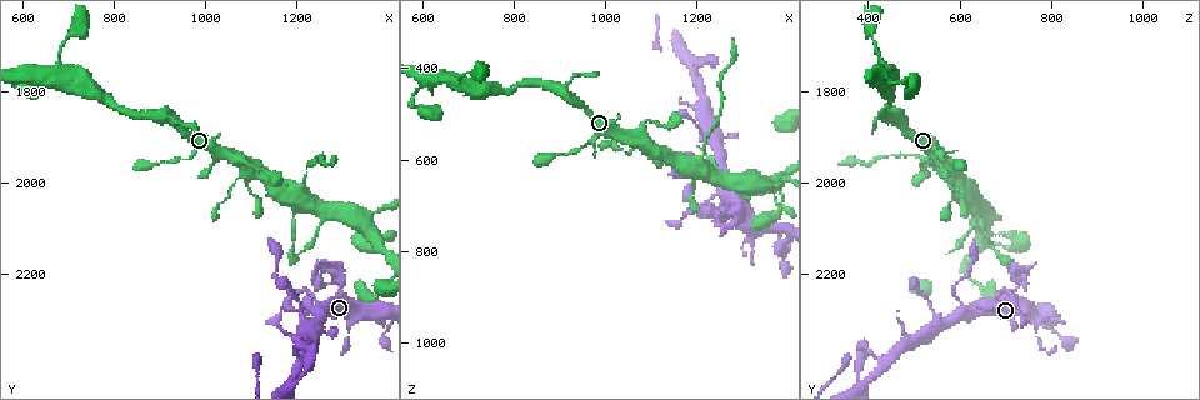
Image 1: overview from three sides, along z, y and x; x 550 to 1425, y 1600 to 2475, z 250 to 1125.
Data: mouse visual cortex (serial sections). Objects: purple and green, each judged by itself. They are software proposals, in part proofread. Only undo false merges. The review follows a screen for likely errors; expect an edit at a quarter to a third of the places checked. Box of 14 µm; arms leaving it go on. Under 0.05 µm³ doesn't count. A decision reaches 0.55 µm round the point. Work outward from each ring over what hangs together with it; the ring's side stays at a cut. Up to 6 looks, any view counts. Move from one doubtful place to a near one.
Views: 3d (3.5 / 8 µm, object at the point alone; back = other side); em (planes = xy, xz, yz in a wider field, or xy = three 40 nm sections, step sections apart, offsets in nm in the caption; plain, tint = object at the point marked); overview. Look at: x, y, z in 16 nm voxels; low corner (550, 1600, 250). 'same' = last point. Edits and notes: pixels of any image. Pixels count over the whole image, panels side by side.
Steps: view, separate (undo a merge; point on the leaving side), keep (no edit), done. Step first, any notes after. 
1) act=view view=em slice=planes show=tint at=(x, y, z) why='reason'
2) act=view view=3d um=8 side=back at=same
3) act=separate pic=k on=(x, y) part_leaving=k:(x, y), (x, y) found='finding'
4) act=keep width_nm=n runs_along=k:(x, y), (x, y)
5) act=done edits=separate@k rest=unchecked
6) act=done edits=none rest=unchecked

act=view view=em slice=planes show=tint at=(950, 1950, 570)

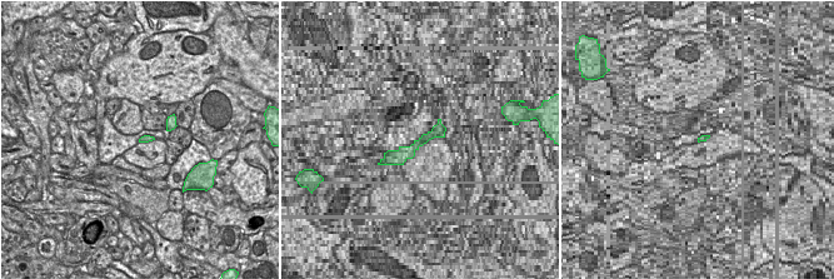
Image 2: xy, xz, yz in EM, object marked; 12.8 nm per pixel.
act=view view=3d um=3.5 at=same why='see where the arms go'

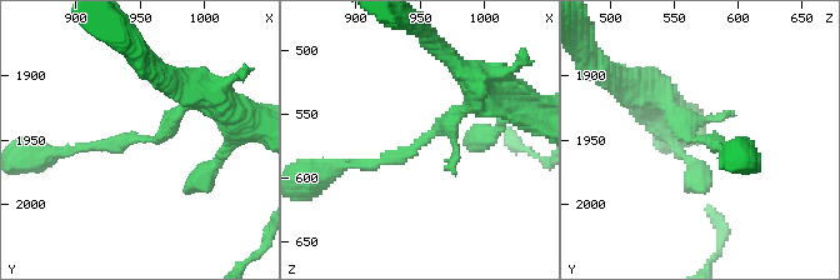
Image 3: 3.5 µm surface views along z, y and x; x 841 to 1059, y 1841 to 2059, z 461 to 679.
act=keep found='continuous, no second cell'

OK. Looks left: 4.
act=view view=3d um=3.5 at=(690, 1755, 435) why='thin arm on a thick one'

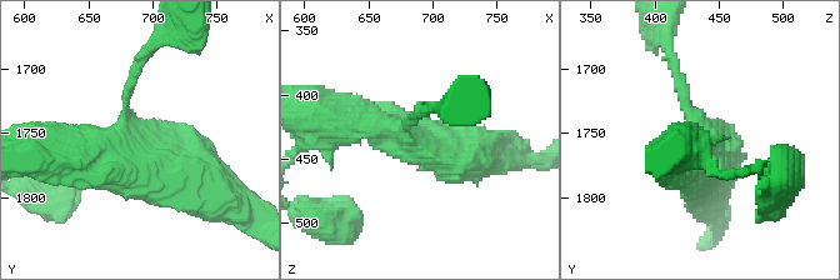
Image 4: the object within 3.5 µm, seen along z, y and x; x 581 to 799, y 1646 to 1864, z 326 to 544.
act=view view=em slice=planes show=plain at=(682, 1756, 436)

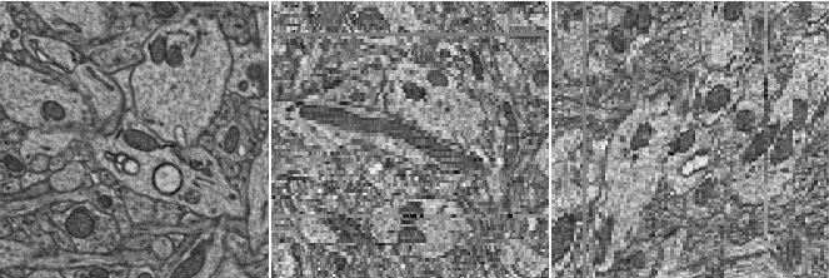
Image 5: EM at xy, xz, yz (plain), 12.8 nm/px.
act=view view=em slice=planes show=tint at=same

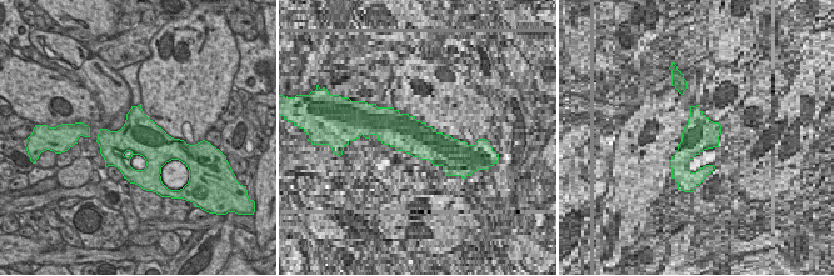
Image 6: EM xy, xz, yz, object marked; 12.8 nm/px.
act=keep width_nm=480 runs_along=4:(480, 154), (450, 164), (330, 121) found='continuous, no second cell'

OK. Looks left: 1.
act=view view=3d um=3.5 at=(1190, 2275, 630) why='calibre changes'

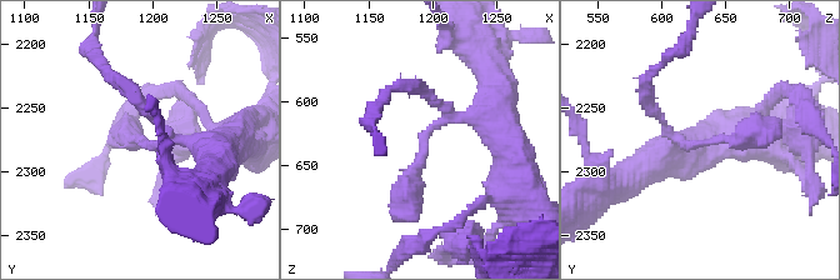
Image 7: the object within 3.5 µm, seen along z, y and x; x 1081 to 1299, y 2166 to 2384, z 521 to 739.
act=keep runs_along=7:(675, 149), (775, 123) found='continuous, no second cell'

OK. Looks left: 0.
act=done edits=none rest=unchecked

